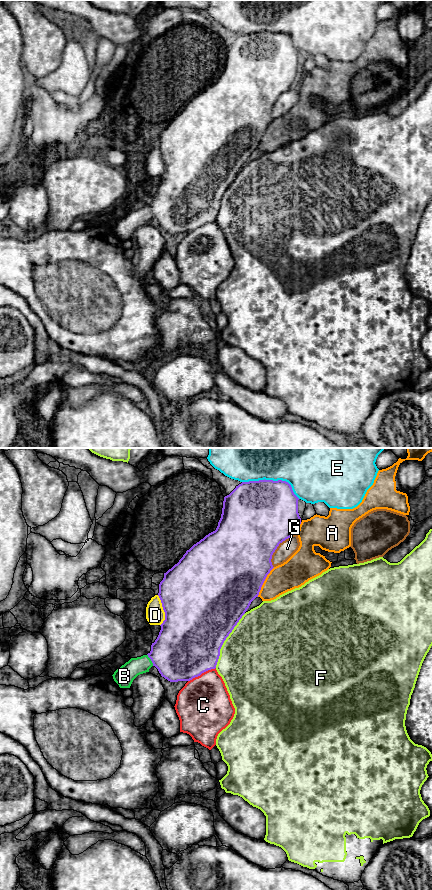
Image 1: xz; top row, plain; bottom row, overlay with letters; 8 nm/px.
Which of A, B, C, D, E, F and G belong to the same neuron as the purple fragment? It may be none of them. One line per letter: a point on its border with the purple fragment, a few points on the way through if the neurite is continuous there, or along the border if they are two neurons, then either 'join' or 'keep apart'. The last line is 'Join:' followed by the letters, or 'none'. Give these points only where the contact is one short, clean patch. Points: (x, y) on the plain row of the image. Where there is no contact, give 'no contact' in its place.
A: meets purple in xz at (263, 134); keep apart
B: meets purple in xz at (151, 212); runs through xz (181, 204), (173, 204), (151, 212), (135, 218), (125, 227); join
C: meets purple in xz at (201, 225); keep apart
D: meets purple in xz at (163, 161); keep apart
E: meets purple in xz at (272, 32); keep apart
F: meets purple in xz at (225, 191); keep apart
G: meets purple in xz at (276, 100); keep apart
Join: B

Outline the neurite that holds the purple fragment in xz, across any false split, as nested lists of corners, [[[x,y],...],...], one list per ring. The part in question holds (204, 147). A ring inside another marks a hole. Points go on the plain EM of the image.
[[[265,31],[242,34],[224,49],[216,82],[194,96],[177,116],[164,125],[158,148],[165,164],[165,172],[160,177],[161,182],[151,197],[151,203],[147,207],[131,210],[112,227],[120,240],[130,240],[133,232],[138,227],[149,224],[152,218],[170,234],[190,233],[216,220],[224,193],[251,154],[258,149],[267,127],[274,120],[271,114],[273,105],[280,95],[296,86],[301,76],[298,52],[288,34]]]

